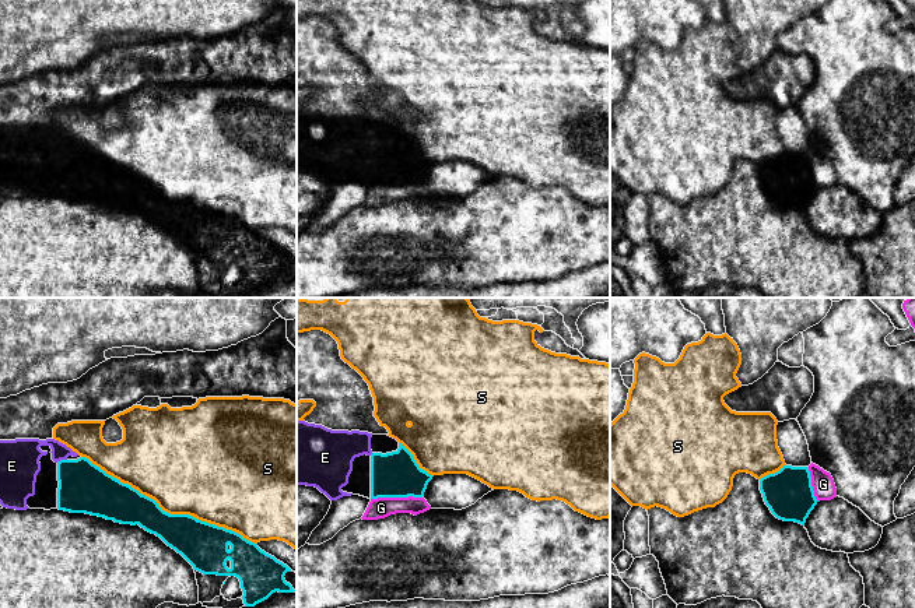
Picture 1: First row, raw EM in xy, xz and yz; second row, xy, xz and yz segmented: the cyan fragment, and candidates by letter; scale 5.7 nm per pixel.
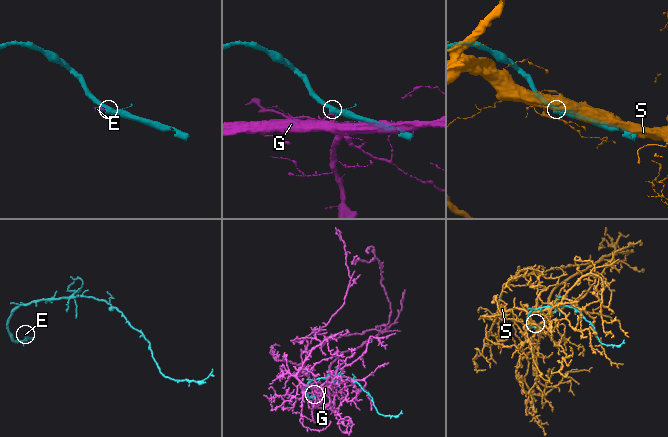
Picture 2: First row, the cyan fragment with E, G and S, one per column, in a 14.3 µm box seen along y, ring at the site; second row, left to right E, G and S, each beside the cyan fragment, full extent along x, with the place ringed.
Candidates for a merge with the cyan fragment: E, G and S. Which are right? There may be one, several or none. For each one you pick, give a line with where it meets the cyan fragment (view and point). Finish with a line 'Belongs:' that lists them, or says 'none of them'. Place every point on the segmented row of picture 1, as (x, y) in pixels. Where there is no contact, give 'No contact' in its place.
E: Touches cyan at xy (60, 460)
Belongs: E

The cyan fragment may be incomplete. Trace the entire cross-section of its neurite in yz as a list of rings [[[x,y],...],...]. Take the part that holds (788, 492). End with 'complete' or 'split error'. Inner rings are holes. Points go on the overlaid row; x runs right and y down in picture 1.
[[[783,465],[760,479],[760,491],[771,513],[783,521],[804,526],[817,505],[809,467]]] | complete

